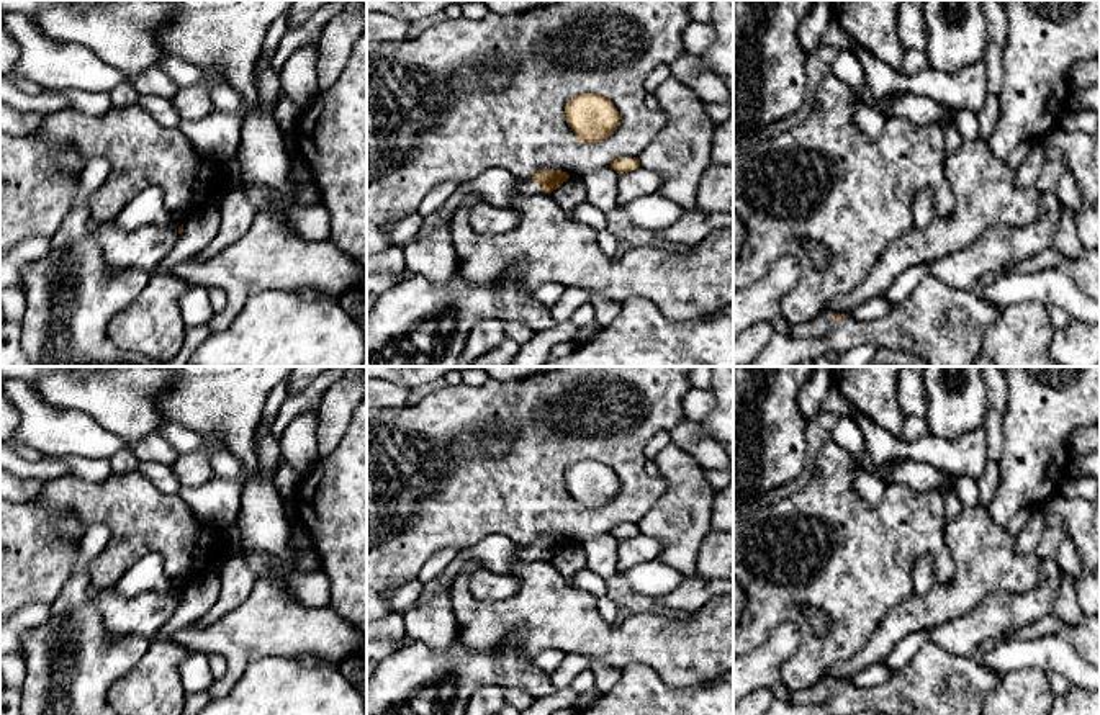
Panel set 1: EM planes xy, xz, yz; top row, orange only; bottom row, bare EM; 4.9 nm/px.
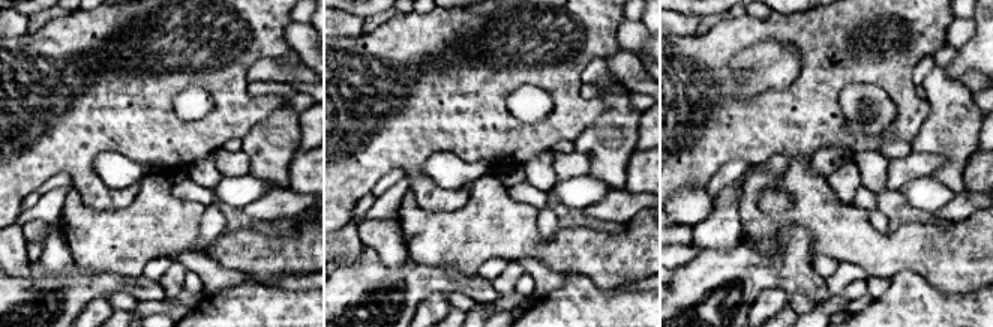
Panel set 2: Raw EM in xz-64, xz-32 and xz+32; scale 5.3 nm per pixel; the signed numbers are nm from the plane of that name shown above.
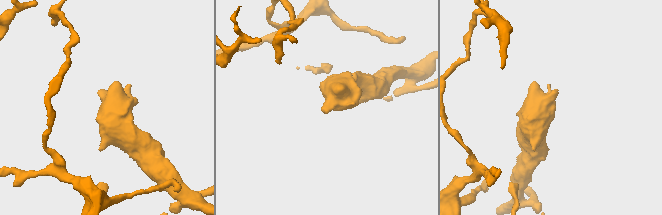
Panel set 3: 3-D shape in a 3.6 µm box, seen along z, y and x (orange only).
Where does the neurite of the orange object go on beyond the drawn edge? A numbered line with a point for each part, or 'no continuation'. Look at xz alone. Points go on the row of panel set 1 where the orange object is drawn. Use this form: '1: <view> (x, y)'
1: xz (496, 185)

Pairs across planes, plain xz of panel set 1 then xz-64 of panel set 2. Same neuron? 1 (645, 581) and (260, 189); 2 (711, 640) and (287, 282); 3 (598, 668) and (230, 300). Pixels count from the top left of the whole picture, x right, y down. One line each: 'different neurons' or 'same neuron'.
1: same neuron
2: different neurons
3: different neurons

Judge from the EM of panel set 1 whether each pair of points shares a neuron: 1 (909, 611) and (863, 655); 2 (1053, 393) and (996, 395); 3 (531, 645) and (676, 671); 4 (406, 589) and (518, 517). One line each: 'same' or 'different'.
1: same
2: different
3: same
4: different

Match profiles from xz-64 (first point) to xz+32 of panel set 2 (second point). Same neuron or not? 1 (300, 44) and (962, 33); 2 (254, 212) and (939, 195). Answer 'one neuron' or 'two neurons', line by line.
1: one neuron
2: two neurons

